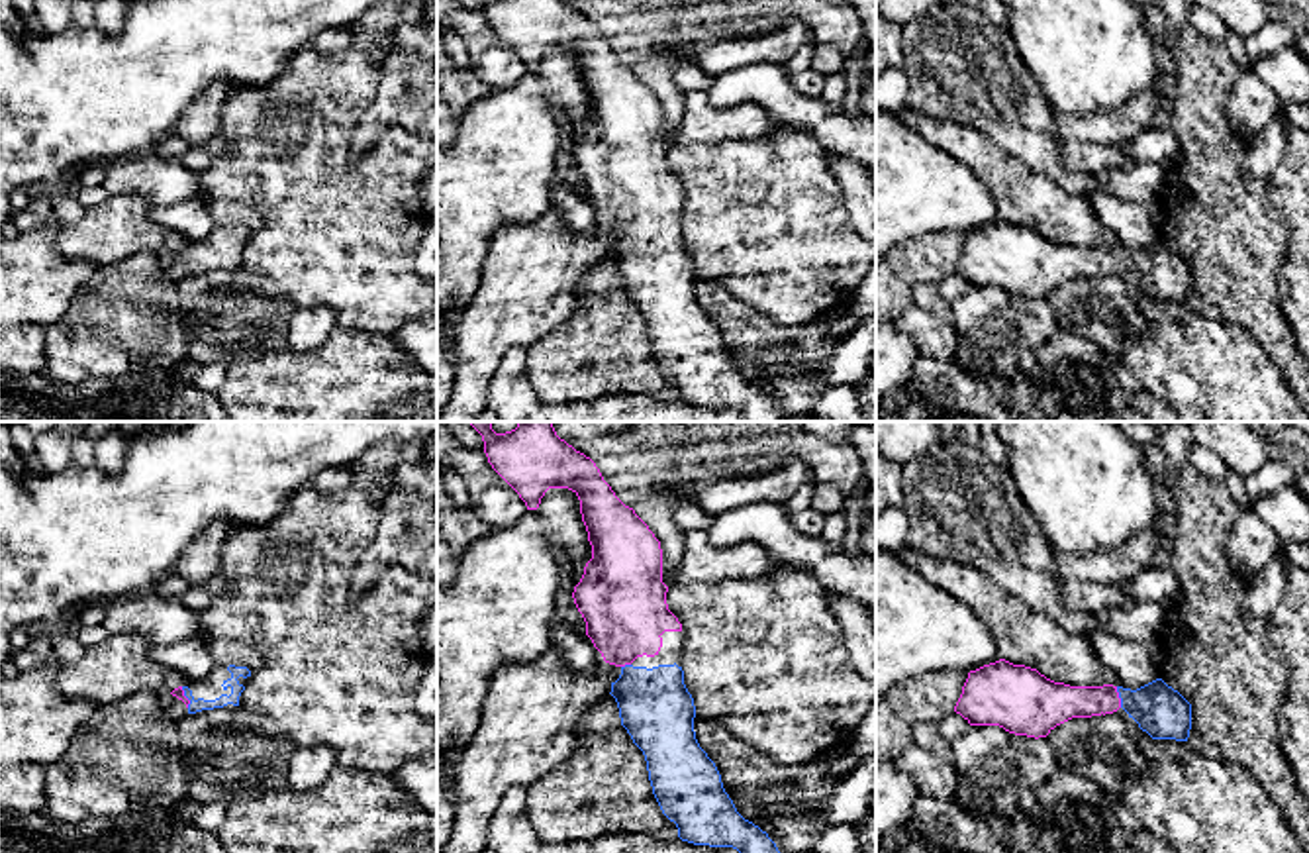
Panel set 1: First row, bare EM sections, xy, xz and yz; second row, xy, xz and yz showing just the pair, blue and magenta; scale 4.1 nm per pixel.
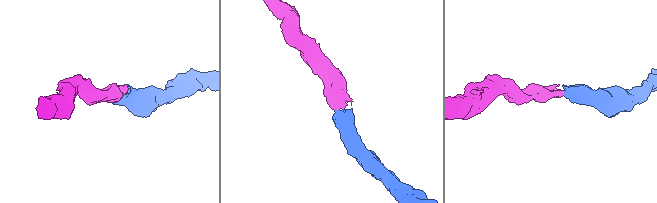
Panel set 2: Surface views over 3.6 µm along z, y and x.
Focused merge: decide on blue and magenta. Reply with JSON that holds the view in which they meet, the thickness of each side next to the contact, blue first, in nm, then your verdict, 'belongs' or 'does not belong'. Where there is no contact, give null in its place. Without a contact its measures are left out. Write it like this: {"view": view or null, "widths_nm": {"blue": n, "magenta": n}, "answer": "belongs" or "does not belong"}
{"view": "yz", "widths_nm": {"blue": 220, "magenta": 160}, "answer": "belongs"}

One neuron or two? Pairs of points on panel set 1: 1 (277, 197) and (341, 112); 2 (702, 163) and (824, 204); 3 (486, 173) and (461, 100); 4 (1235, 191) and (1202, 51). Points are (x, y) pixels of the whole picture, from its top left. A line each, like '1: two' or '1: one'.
1: one
2: one
3: two
4: one

